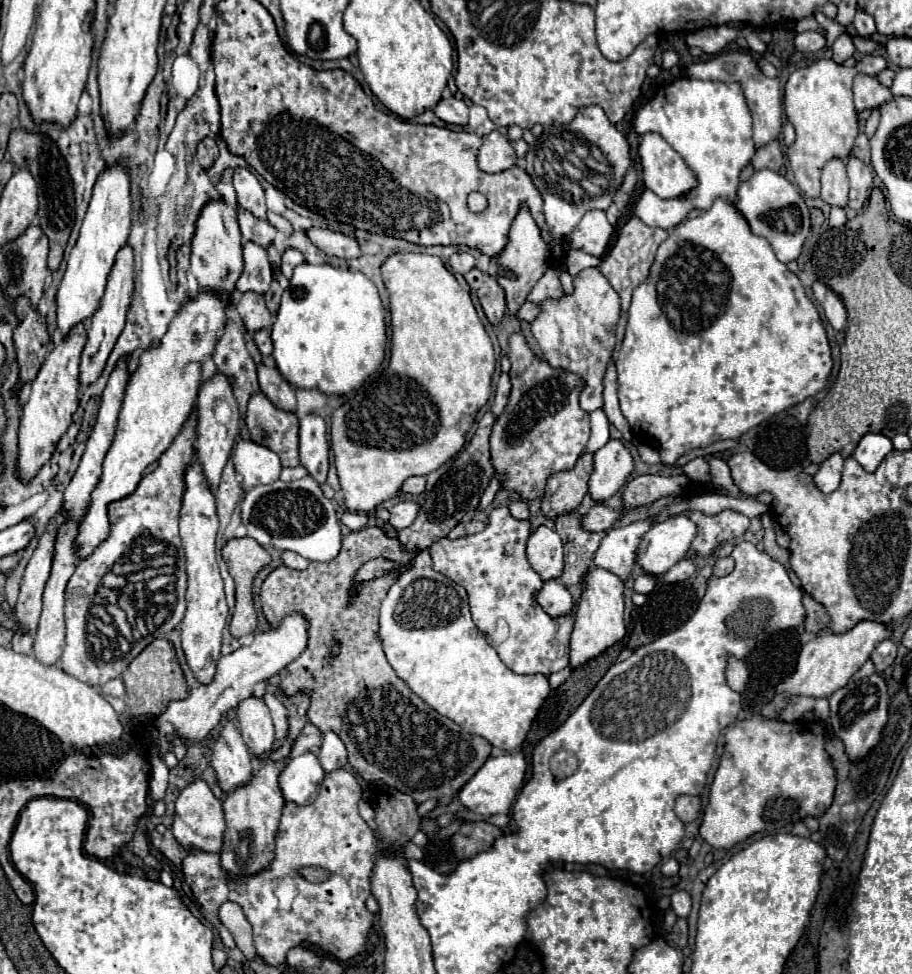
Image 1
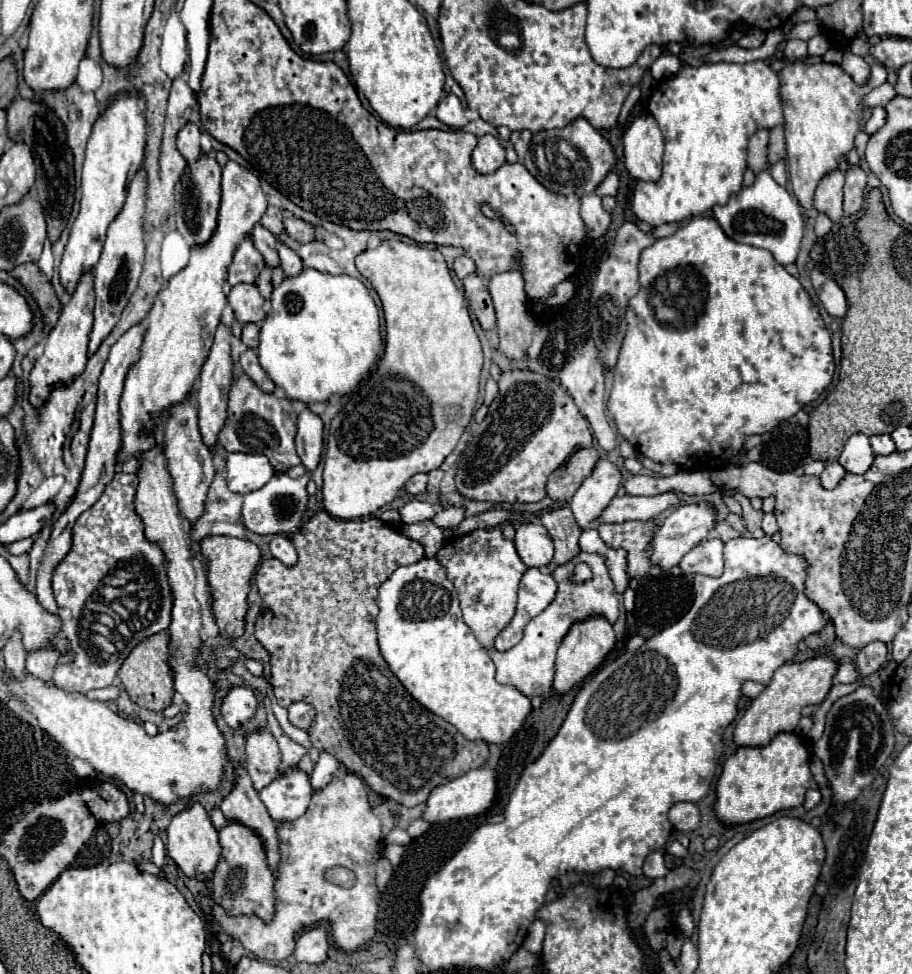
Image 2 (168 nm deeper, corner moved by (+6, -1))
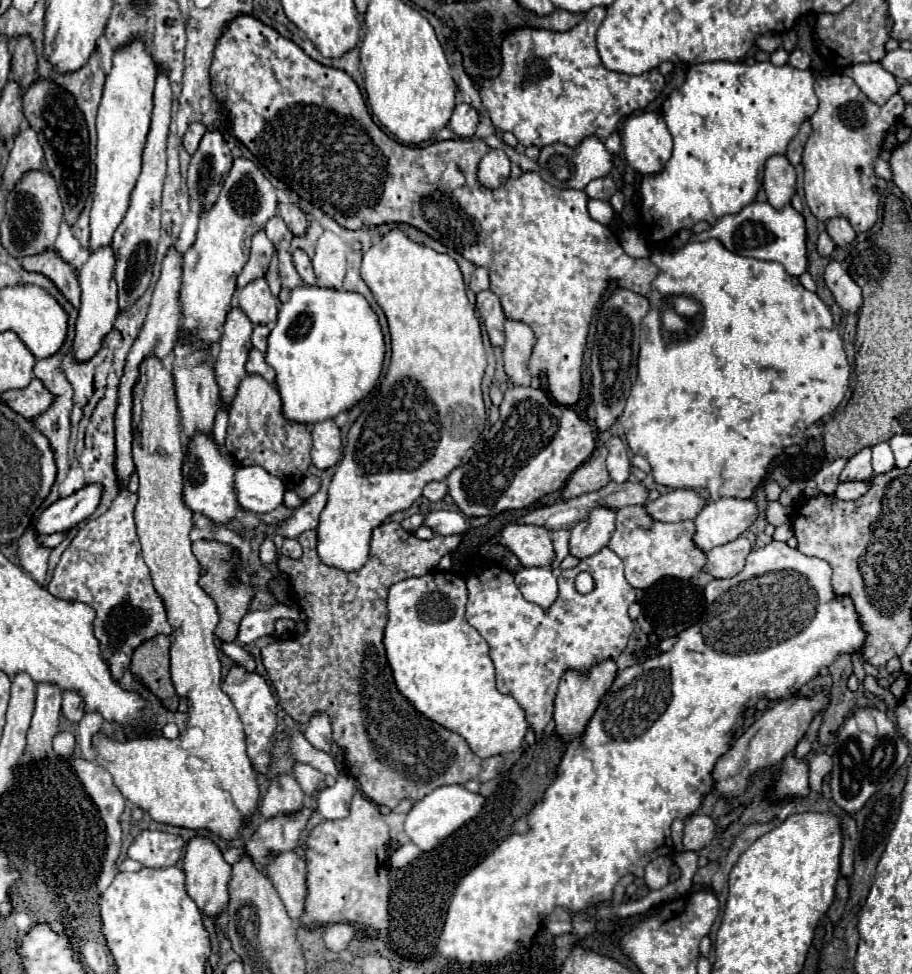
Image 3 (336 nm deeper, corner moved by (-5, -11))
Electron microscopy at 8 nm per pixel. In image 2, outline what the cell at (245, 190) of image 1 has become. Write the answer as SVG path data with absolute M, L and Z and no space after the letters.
M229 160L223 166L221 204L213 238L209 238L209 242L203 242L201 246L191 248L189 264L169 278L167 286L157 294L155 304L145 318L147 332L141 348L141 360L129 370L121 396L123 448L119 454L119 462L125 454L137 456L149 450L155 444L155 436L151 432L161 424L163 412L167 412L171 404L185 400L185 396L193 390L201 366L211 350L221 312L227 306L227 296L223 292L227 266L231 264L237 244L261 220L265 208L267 196L261 190L259 178L245 166Z

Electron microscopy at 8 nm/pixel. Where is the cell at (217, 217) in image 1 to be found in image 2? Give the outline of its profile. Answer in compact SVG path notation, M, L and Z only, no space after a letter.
M201 152L201 156L187 164L175 186L175 208L177 208L177 230L189 246L203 244L211 238L217 226L217 210L221 200L221 166L213 152Z

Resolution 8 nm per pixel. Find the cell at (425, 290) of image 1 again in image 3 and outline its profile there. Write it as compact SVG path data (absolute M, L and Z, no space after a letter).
M392 230L364 252L360 274L388 318L392 358L382 384L348 430L338 470L328 488L328 502L320 514L318 554L322 562L342 570L362 568L368 560L372 530L394 512L408 510L428 482L444 480L458 468L486 426L482 400L486 350L458 264L448 254L438 254L428 246L412 242L402 230Z

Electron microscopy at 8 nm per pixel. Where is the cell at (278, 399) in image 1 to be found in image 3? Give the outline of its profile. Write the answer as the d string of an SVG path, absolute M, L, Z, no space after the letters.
M252 348L250 354L248 354L246 372L248 372L248 374L258 374L258 376L262 376L266 382L270 382L270 384L274 386L274 378L276 378L274 368L270 368L270 366L266 364L264 354L262 354L262 352L256 352L256 348Z

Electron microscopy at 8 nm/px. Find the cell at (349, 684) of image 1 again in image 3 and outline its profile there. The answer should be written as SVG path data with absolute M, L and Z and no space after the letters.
M388 522L372 532L368 562L360 570L344 572L320 560L316 550L318 534L316 530L306 530L298 536L298 542L304 548L302 558L300 560L292 560L286 556L278 558L278 570L288 574L290 584L298 596L298 606L306 612L306 632L286 640L274 640L266 648L262 648L262 662L264 668L268 670L270 682L274 684L277 700L298 724L306 724L310 714L316 710L326 712L332 720L334 744L338 744L344 750L344 758L350 774L360 782L362 792L370 796L370 800L374 800L376 804L384 804L388 808L396 808L400 800L406 798L418 802L432 790L446 784L464 784L468 780L488 782L500 774L504 764L502 756L490 756L490 758L476 756L460 734L450 732L444 726L420 714L398 692L384 650L384 628L388 622L388 612L386 612L388 588L404 578L424 576L430 570L434 570L440 558L446 552L454 550L462 542L462 538L464 534L418 540L414 538L414 534L406 532L398 522Z

